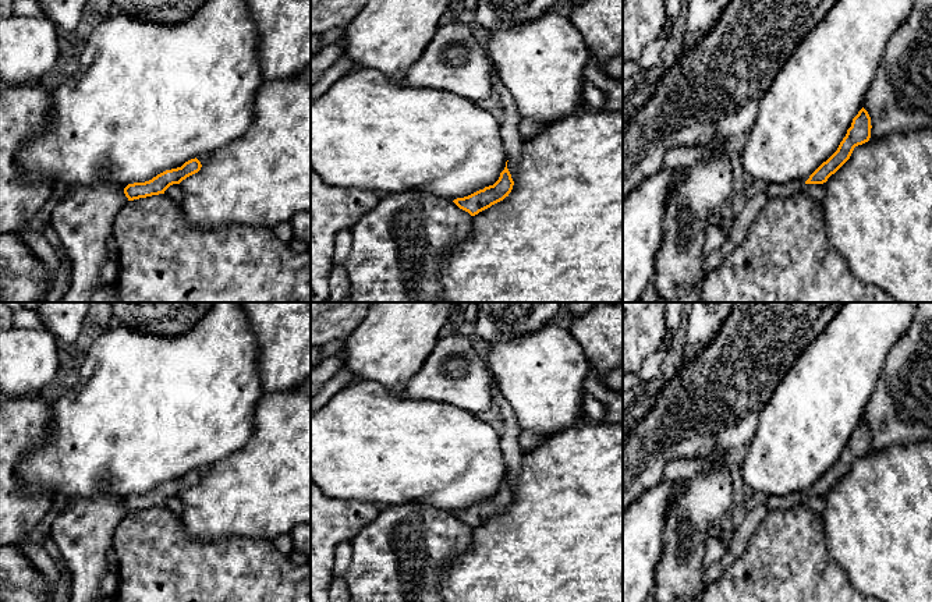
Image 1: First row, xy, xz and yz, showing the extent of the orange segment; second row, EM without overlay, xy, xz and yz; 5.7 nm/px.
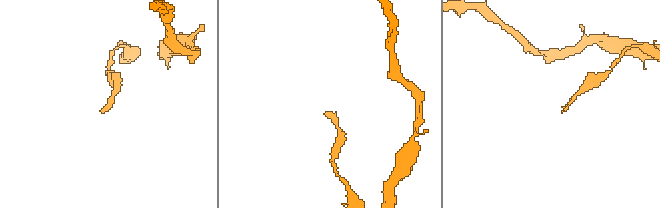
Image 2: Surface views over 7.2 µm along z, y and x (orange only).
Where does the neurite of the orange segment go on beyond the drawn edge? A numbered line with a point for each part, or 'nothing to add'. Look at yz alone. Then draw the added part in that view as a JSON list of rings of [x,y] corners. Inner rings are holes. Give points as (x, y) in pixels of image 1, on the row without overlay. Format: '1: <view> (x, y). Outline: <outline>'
1: yz (793, 499). Outline: [[[795,492],[786,496],[772,496],[772,497],[768,497],[766,506],[770,511],[786,510],[794,506],[800,506],[805,497],[805,493]]]

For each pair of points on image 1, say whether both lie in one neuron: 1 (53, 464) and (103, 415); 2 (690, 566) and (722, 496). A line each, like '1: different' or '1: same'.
1: same
2: same

